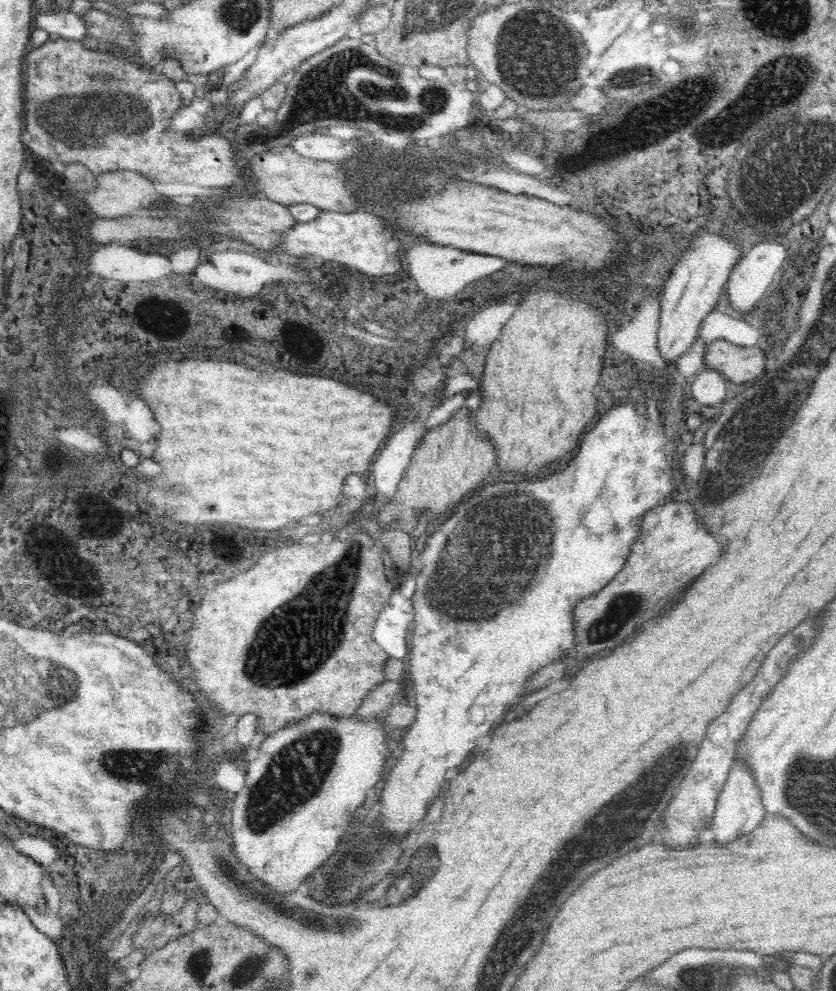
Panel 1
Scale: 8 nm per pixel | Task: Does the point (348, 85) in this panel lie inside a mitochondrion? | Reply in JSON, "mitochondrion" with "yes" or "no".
{"mitochondrion":"yes"}

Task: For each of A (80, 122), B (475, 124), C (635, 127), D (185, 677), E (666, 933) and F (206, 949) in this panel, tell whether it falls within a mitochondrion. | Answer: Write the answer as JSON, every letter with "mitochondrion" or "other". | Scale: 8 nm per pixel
{"A":"mitochondrion","B":"other","C":"mitochondrion","D":"other","E":"other","F":"other"}

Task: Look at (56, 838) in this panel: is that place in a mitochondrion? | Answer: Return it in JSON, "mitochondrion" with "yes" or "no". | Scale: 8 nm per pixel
{"mitochondrion":"no"}

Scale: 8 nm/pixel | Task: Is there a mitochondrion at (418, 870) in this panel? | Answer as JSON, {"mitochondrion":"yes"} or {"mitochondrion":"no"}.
{"mitochondrion":"yes"}

